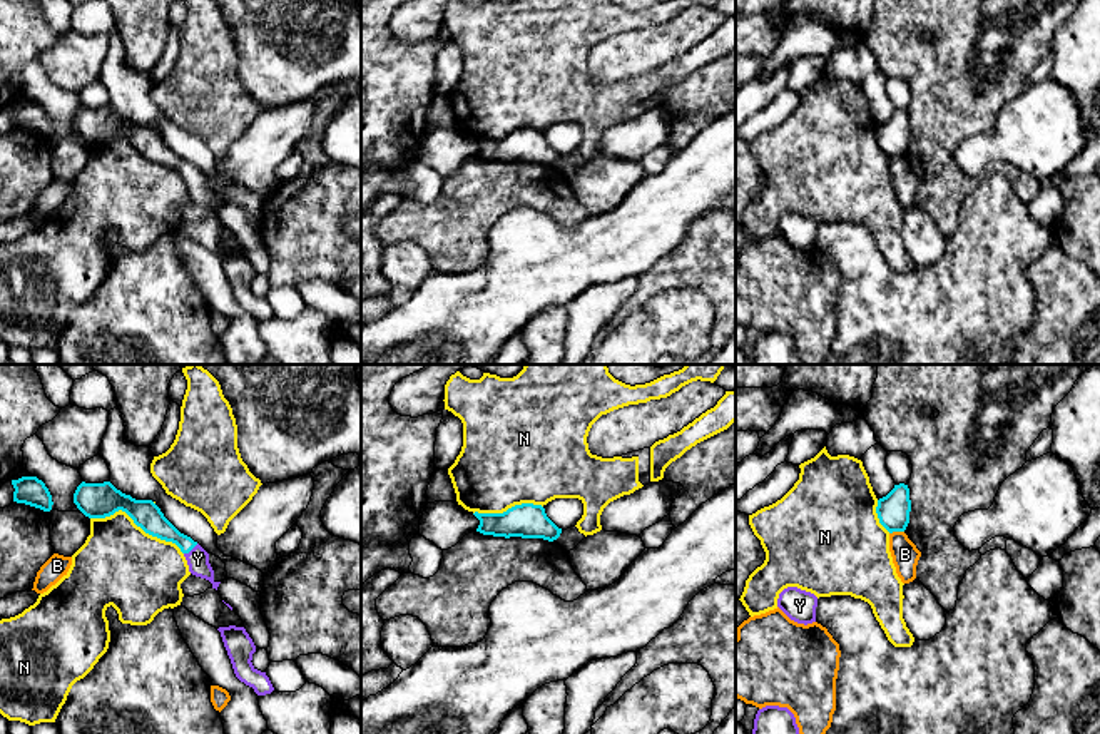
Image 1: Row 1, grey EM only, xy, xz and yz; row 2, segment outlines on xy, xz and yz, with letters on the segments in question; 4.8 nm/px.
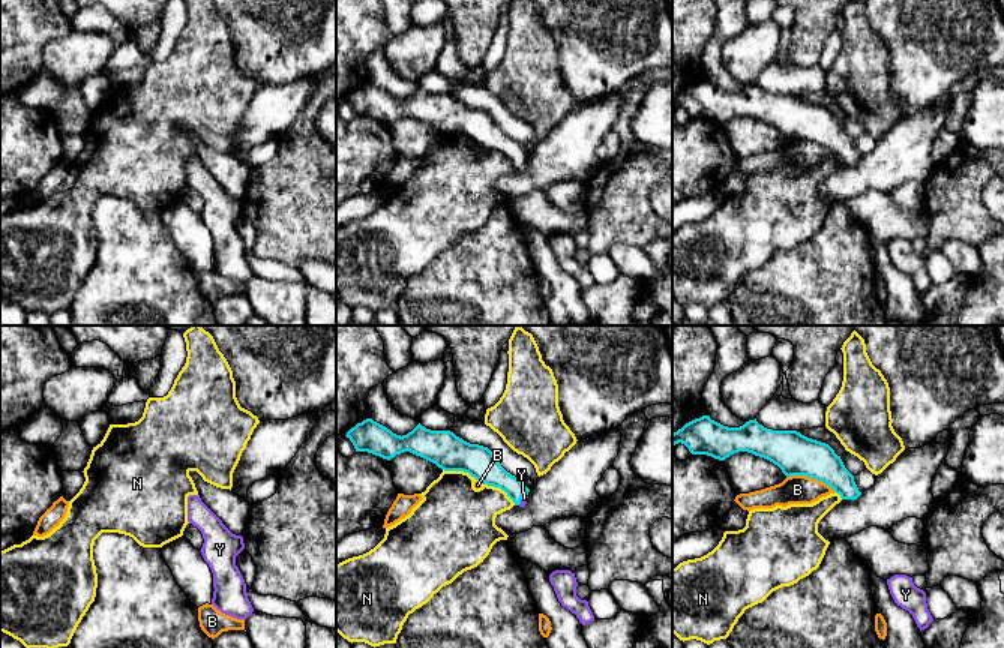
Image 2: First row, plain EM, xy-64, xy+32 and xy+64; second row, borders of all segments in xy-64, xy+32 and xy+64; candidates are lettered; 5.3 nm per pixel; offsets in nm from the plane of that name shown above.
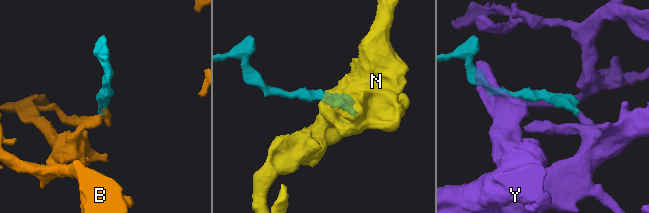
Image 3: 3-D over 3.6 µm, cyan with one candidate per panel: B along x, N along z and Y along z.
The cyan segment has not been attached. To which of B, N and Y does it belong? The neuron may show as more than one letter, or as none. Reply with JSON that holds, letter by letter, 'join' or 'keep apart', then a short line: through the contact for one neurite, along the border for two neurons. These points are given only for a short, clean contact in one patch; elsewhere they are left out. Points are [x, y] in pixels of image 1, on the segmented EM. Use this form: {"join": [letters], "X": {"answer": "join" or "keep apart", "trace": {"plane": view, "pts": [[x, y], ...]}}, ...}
{"join": ["Y"], "B": {"answer": "keep apart", "trace": {"plane": "yz", "pts": [[903, 530], [890, 534]]}}, "N": {"answer": "keep apart"}, "Y": {"answer": "join", "trace": {"plane": "xy", "pts": [[149, 519], [191, 549], [198, 559]]}}}

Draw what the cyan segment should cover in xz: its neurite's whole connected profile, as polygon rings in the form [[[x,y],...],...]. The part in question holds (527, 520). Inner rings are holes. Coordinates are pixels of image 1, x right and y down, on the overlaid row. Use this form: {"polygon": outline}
{"polygon": [[[522,503],[503,513],[473,513],[480,525],[476,532],[493,537],[543,538],[553,542],[560,537],[558,528],[542,505]]]}

